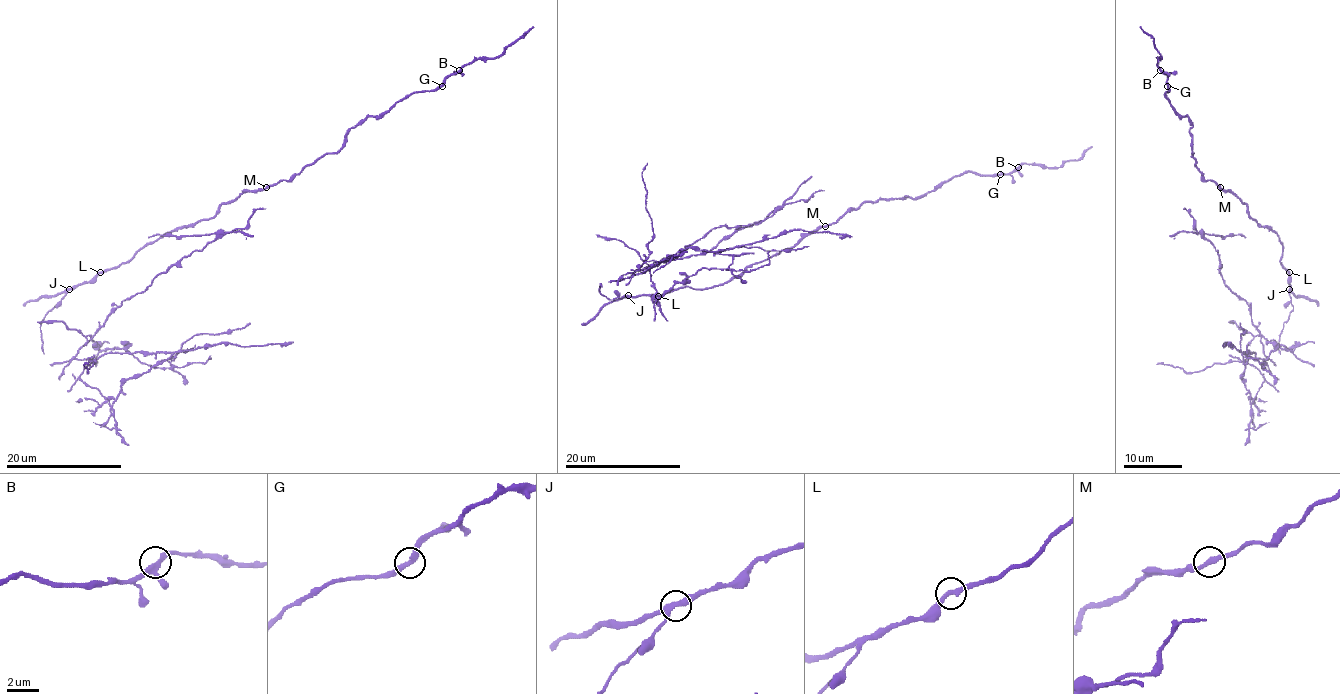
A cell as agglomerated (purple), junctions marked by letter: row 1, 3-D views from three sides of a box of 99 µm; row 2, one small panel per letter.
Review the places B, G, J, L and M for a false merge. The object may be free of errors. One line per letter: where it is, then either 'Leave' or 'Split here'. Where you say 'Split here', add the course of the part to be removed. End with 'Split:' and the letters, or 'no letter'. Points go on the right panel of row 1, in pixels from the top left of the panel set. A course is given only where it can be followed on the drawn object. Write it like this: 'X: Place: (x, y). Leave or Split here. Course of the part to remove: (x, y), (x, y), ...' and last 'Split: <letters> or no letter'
B: Place: (1160, 70). Leave
G: Place: (1167, 86). Leave
J: Place: (1289, 289). Split here
L: Place: (1289, 272). Leave
M: Place: (1220, 187). Leave
Split: J

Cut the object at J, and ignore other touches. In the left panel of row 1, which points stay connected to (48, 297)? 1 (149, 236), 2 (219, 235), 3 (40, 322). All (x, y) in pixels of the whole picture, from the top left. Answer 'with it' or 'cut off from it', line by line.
1: cut off from it
2: cut off from it
3: cut off from it

